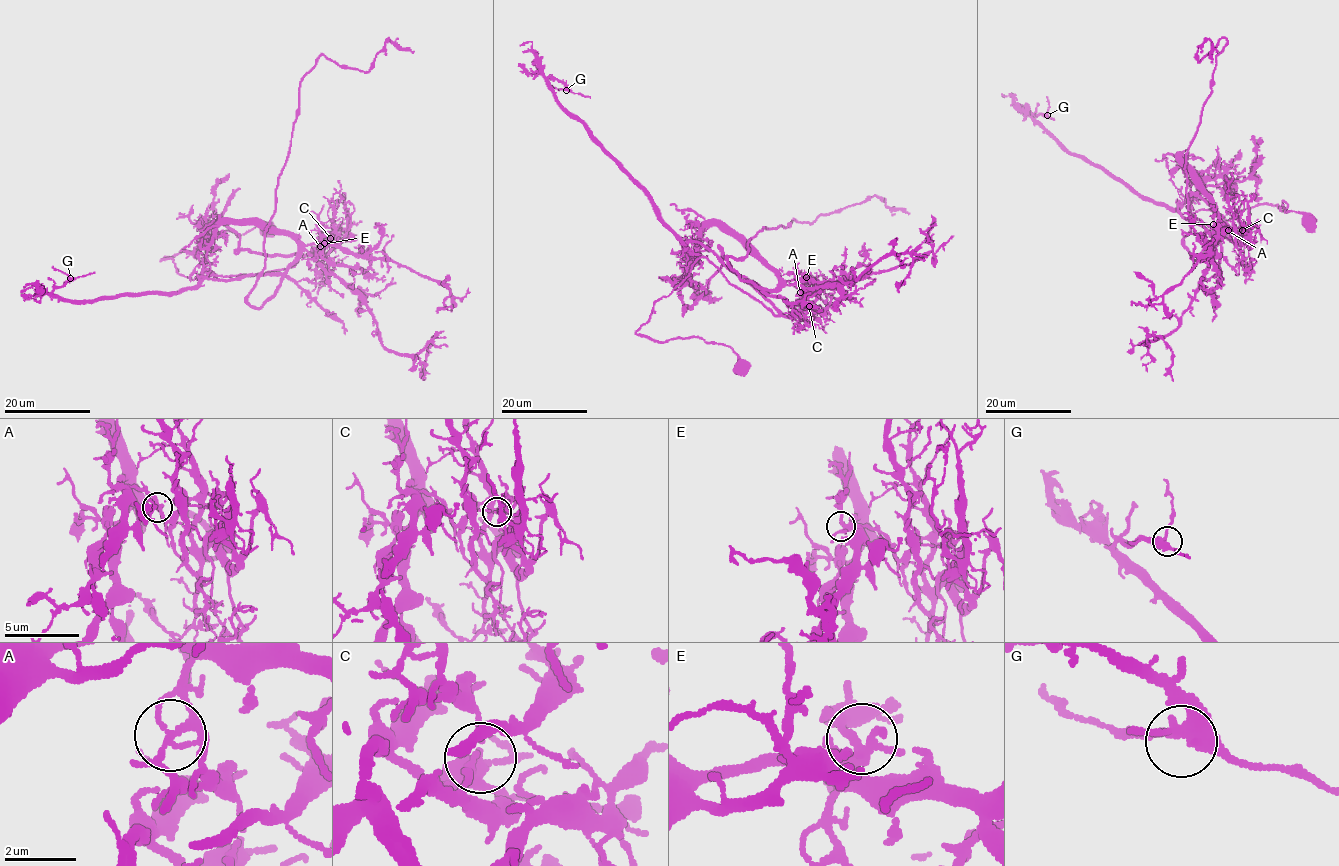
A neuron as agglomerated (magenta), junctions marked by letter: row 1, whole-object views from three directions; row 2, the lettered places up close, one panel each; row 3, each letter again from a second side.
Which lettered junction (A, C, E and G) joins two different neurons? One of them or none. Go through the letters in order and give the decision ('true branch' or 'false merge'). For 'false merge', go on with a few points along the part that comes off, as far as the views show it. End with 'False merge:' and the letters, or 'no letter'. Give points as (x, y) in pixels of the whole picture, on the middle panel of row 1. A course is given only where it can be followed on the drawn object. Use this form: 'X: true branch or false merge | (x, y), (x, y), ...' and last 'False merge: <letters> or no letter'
A: false merge | (800, 292), (798, 309), (778, 317), (700, 257), (636, 332), (719, 343), (743, 376)
C: true branch
E: true branch
G: true branch
False merge: A

